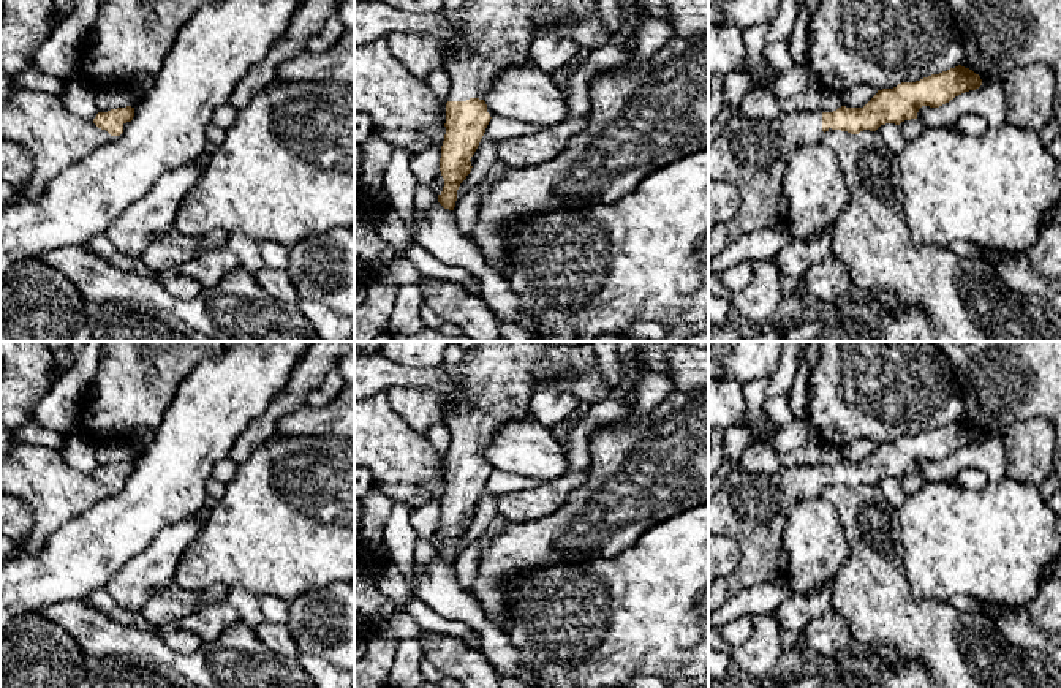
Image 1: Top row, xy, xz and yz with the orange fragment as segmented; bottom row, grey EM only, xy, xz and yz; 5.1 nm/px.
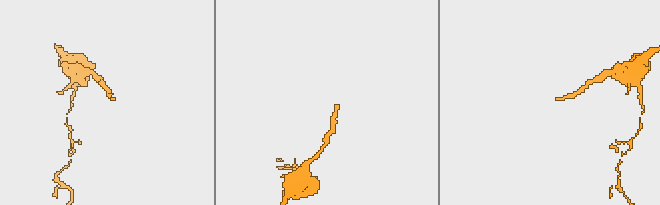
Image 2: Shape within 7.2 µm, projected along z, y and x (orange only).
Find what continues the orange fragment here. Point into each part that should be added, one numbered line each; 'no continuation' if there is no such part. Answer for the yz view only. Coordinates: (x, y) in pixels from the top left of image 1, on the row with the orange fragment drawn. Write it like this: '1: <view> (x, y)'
1: yz (751, 154)

